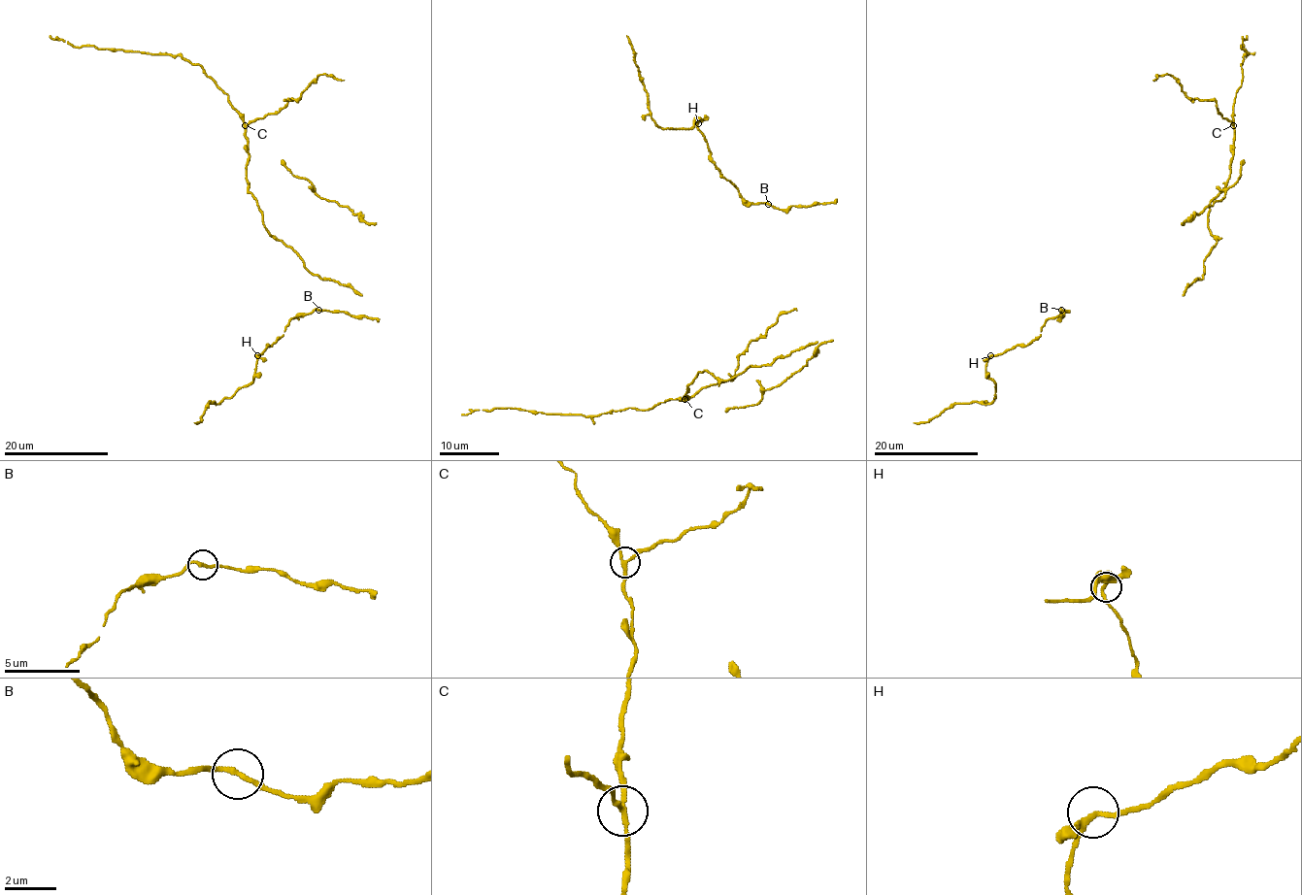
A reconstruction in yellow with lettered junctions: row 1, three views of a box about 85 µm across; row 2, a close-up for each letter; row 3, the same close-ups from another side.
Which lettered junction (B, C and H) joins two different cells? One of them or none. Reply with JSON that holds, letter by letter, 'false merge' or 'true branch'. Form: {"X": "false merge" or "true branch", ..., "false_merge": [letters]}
{"B": "true branch", "C": "false merge", "H": "true branch", "false_merge": ["C"]}

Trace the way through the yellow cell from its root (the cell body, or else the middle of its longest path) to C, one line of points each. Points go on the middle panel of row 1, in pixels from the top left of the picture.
C: (784, 356), (766, 365), (751, 365), (726, 381), (718, 381), (707, 370), (700, 372), (687, 386), (684, 400)

